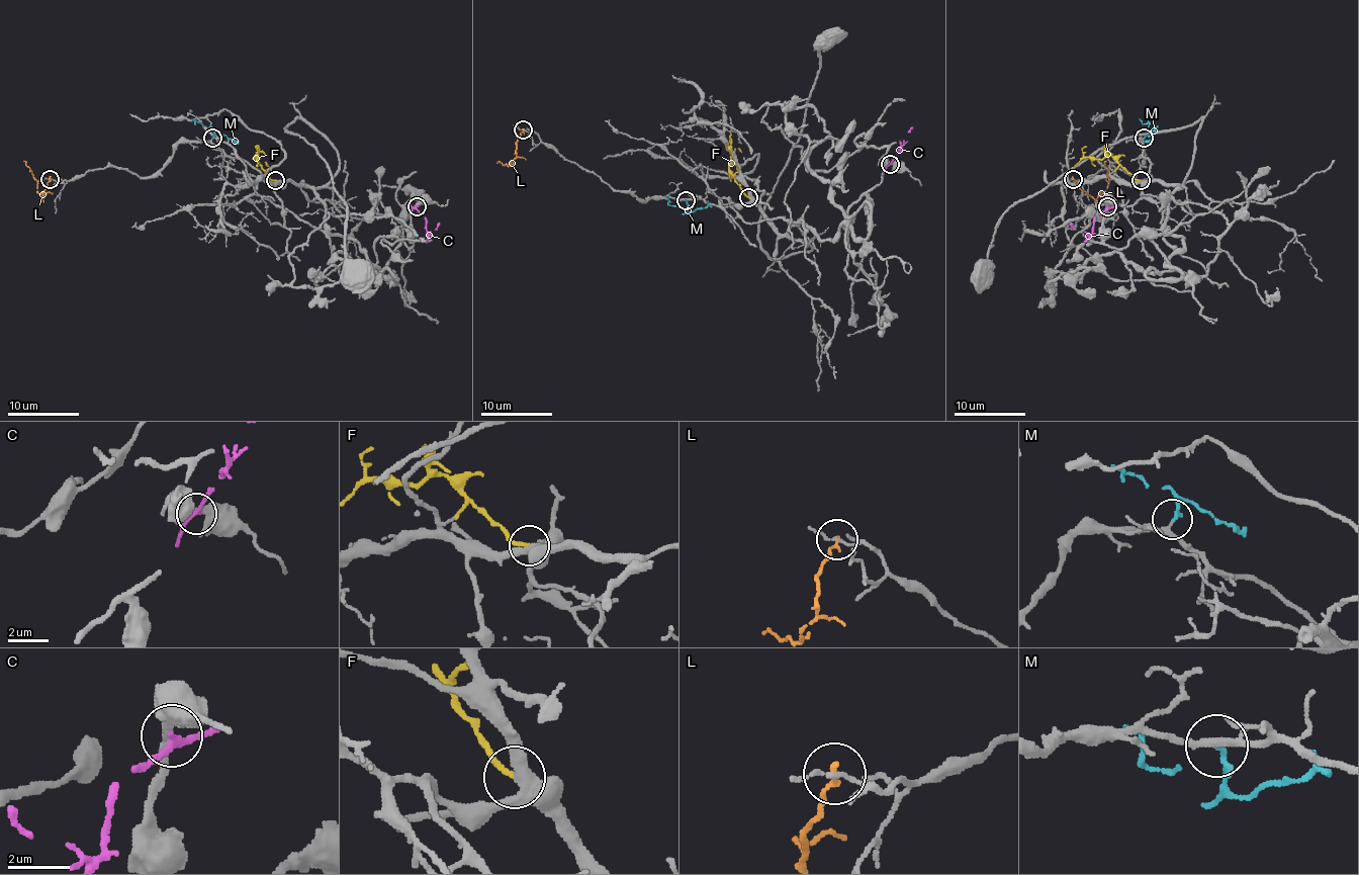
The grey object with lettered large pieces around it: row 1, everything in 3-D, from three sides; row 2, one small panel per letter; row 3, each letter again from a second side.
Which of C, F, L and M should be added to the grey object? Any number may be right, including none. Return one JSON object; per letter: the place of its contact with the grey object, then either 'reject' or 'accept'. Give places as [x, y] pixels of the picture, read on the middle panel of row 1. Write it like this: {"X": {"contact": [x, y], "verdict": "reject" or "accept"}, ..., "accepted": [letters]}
{"C": {"contact": [890, 164], "verdict": "reject"}, "F": {"contact": [748, 197], "verdict": "reject"}, "L": {"contact": [523, 129], "verdict": "reject"}, "M": {"contact": [686, 200], "verdict": "accept"}, "accepted": ["M"]}

